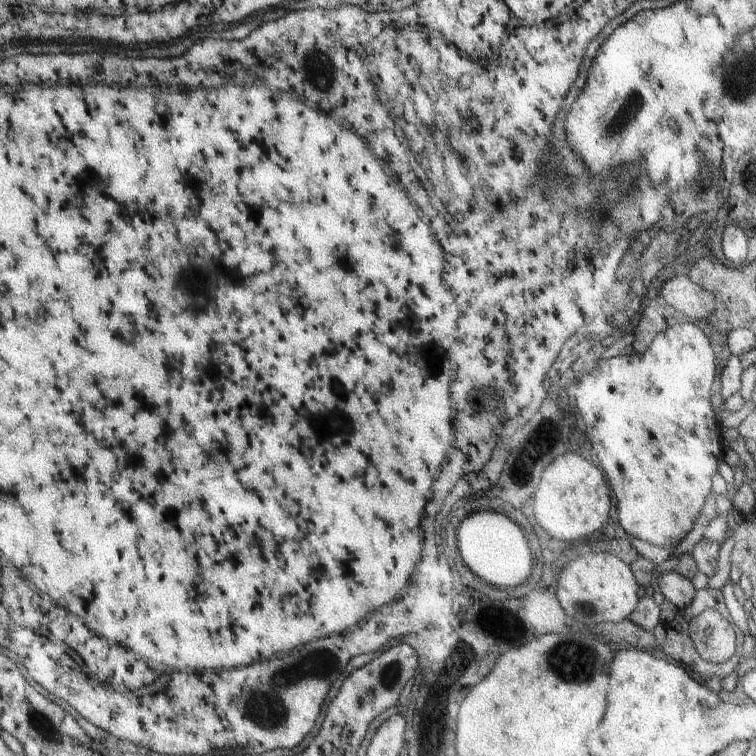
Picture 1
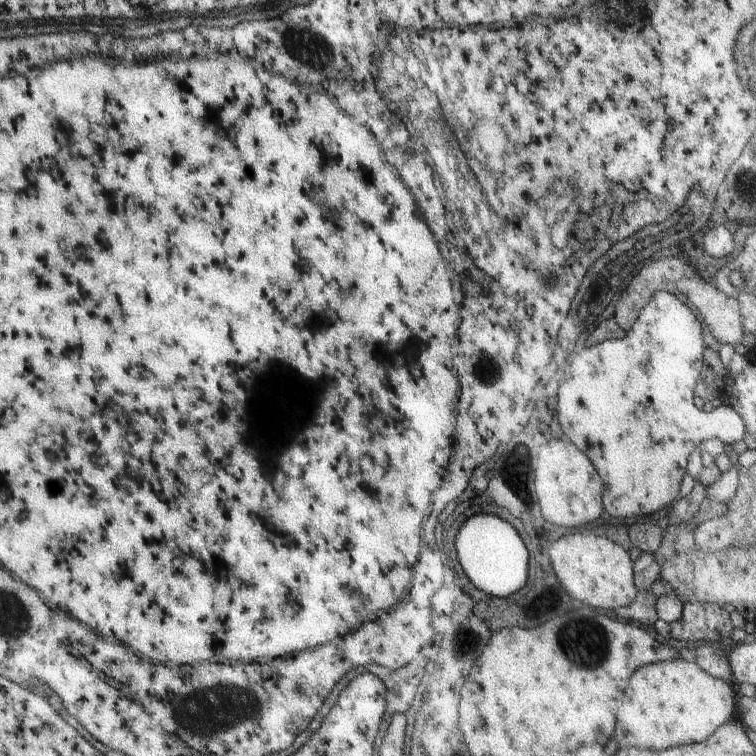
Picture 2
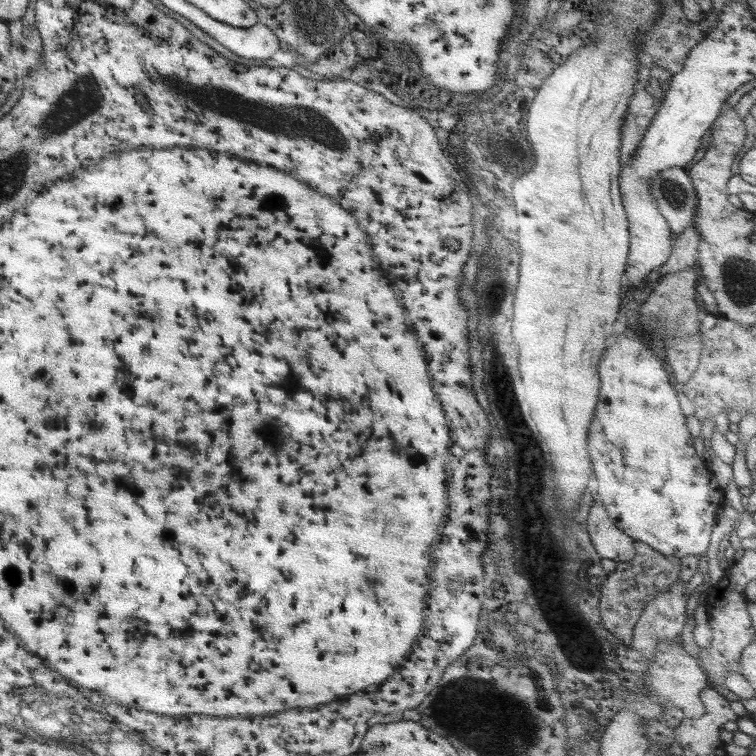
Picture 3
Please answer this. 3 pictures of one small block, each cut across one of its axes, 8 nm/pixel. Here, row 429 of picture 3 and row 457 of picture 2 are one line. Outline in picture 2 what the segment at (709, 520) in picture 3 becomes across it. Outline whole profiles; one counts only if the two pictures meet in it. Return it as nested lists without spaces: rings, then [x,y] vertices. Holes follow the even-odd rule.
[[[657,291],[639,311],[623,338],[603,340],[583,348],[561,374],[563,380],[555,396],[557,422],[569,442],[584,452],[595,467],[603,484],[602,506],[614,521],[633,517],[638,520],[672,503],[678,497],[681,478],[686,473],[687,456],[701,441],[715,439],[731,445],[742,440],[745,434],[743,421],[728,404],[705,412],[691,402],[692,388],[702,364],[702,330],[697,320],[674,295]]]

